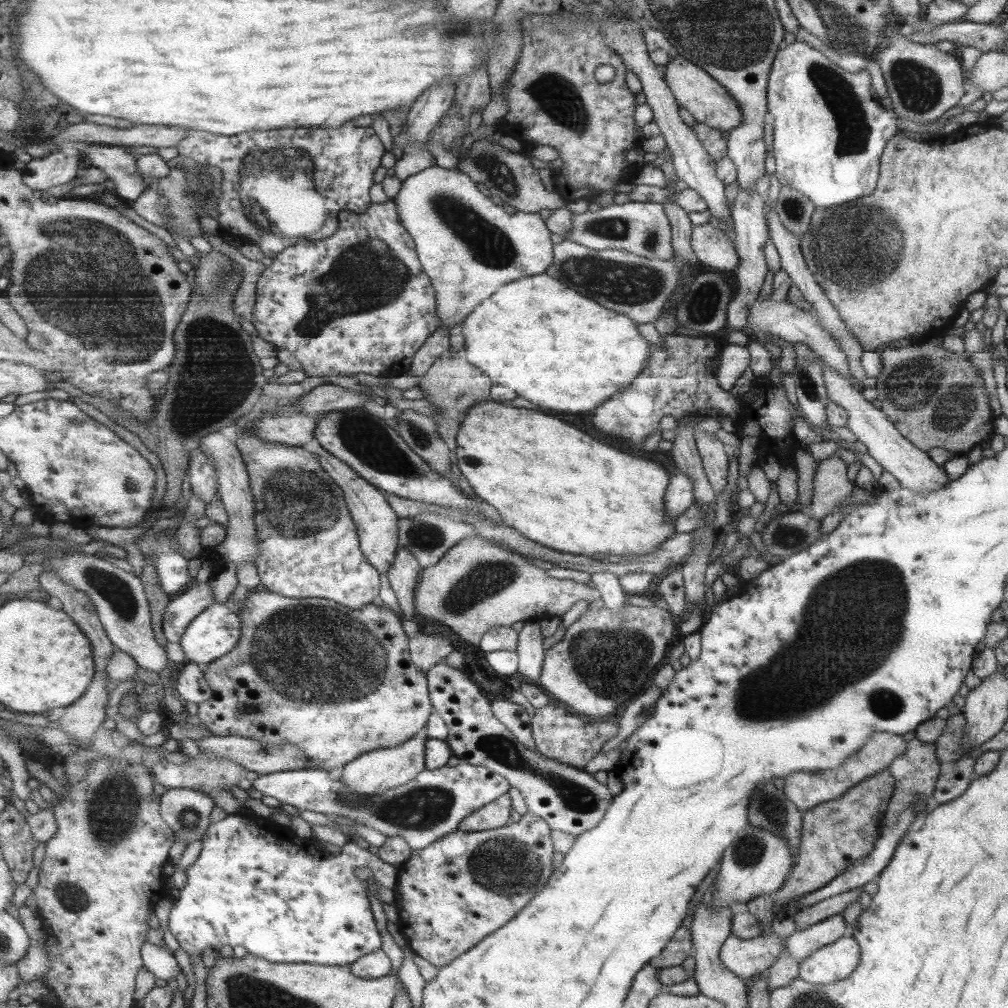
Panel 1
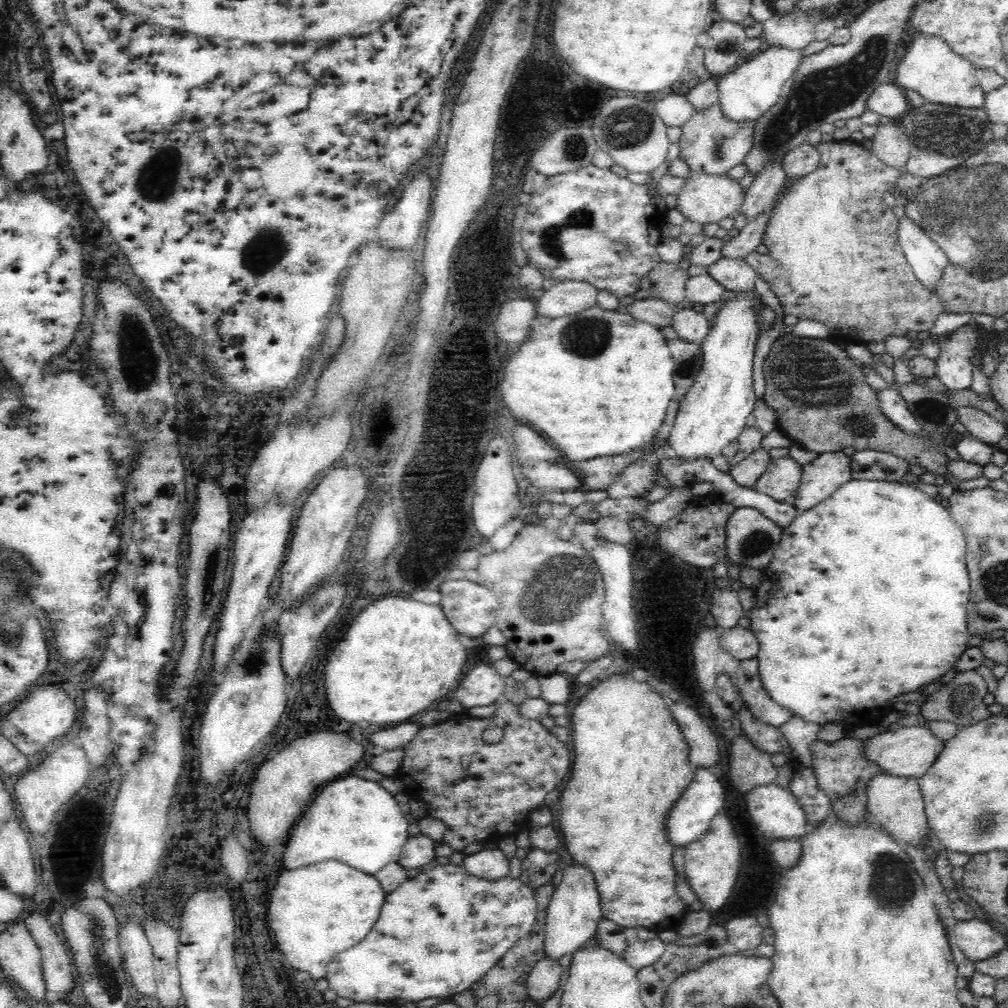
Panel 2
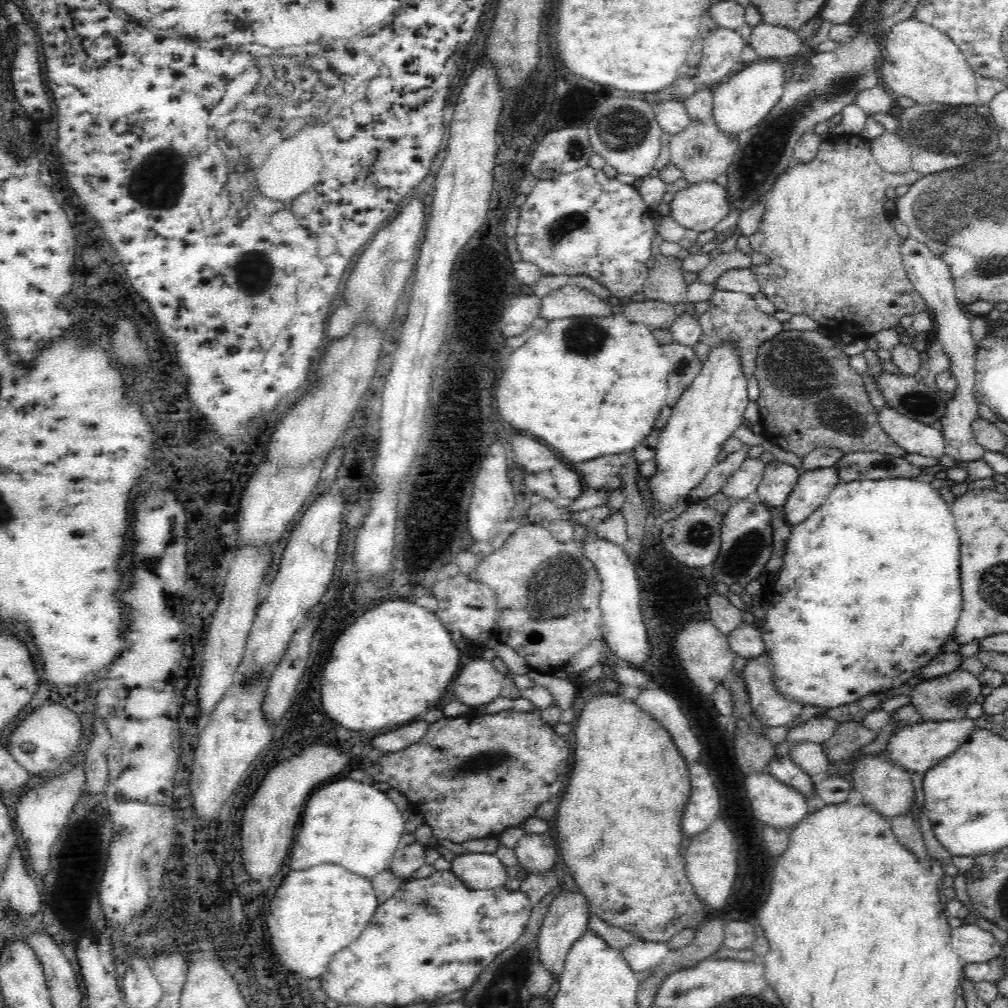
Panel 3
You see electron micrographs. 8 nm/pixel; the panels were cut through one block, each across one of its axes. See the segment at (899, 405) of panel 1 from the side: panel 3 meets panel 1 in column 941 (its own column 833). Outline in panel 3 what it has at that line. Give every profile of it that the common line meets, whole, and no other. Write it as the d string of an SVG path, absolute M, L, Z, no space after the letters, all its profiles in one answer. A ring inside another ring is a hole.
M782 330L765 340L756 355L756 382L758 383L759 423L761 436L777 447L803 459L815 448L838 448L843 454L878 452L900 456L903 450L890 441L880 427L878 412L872 409L864 380L849 364L849 356L833 347L830 337L817 330Z

